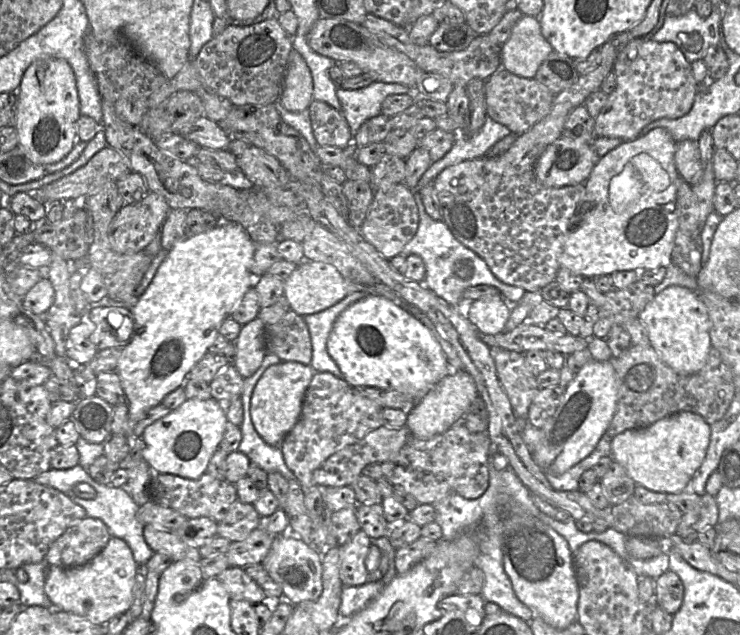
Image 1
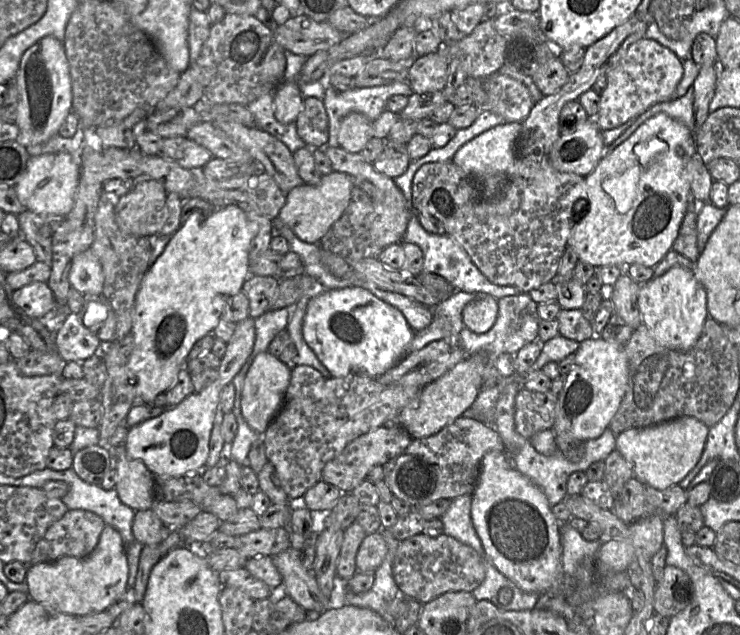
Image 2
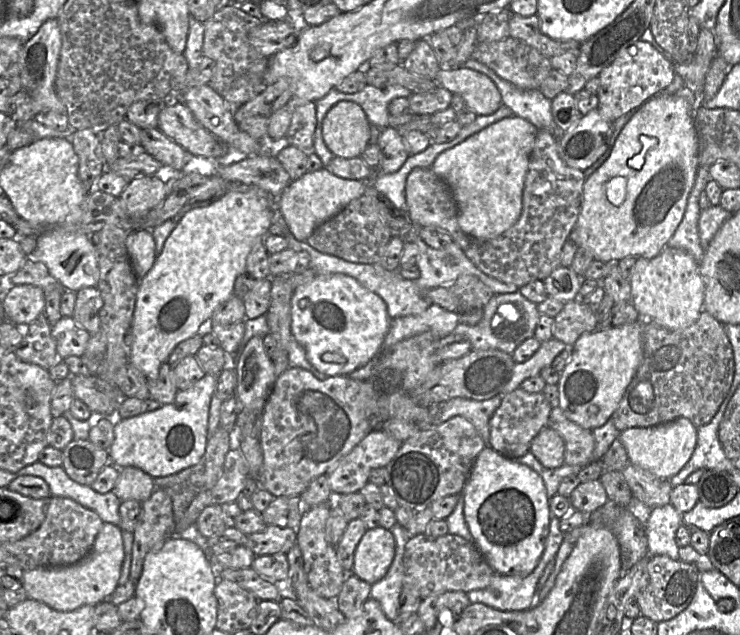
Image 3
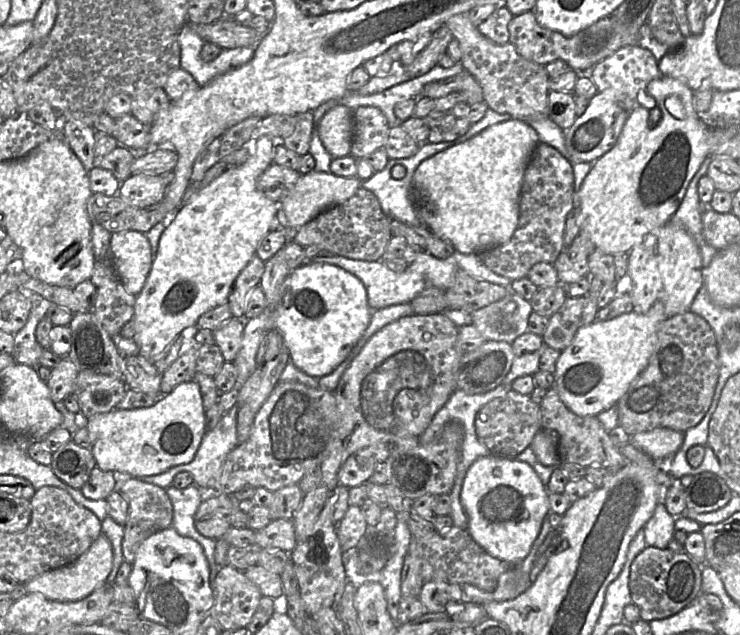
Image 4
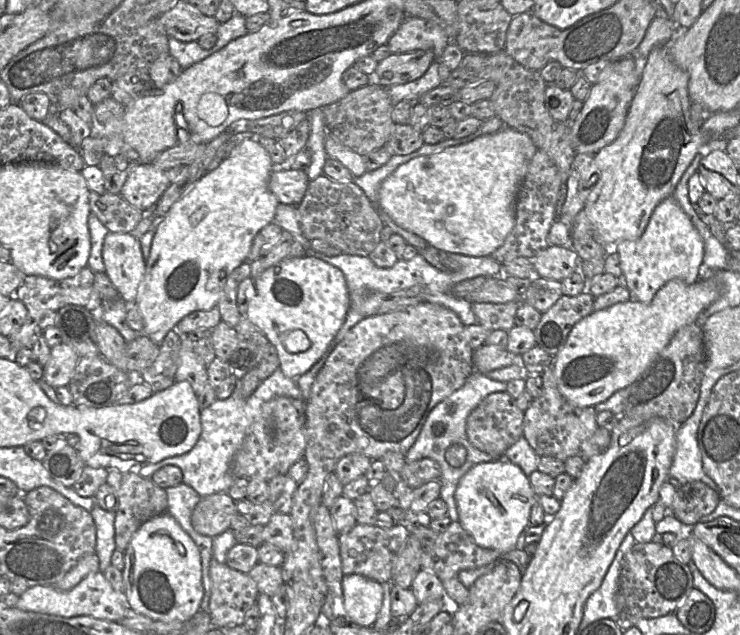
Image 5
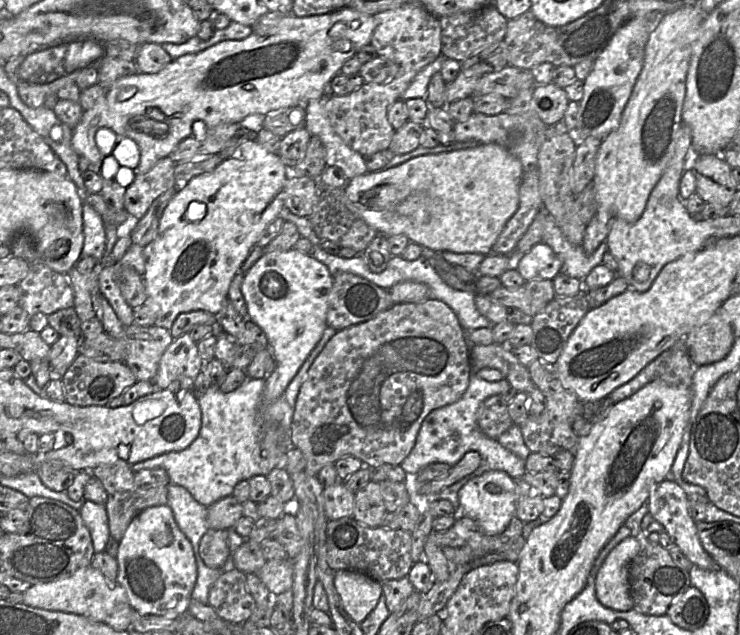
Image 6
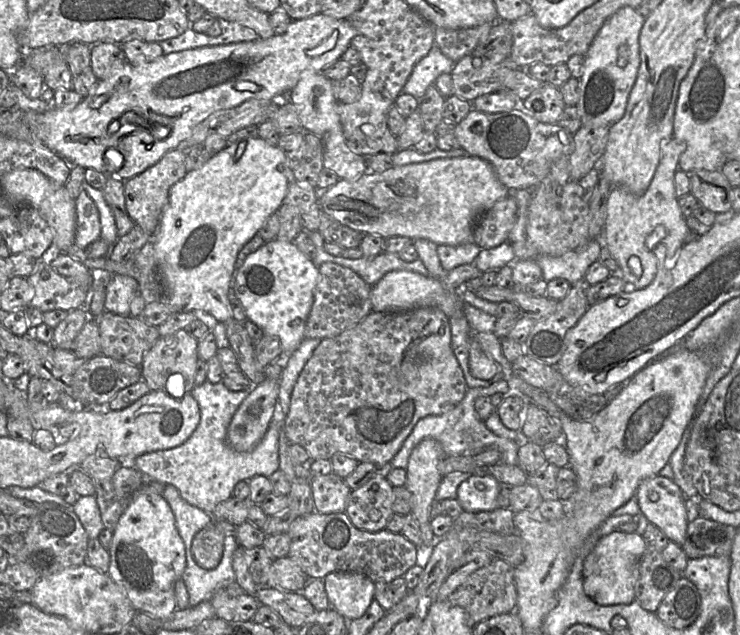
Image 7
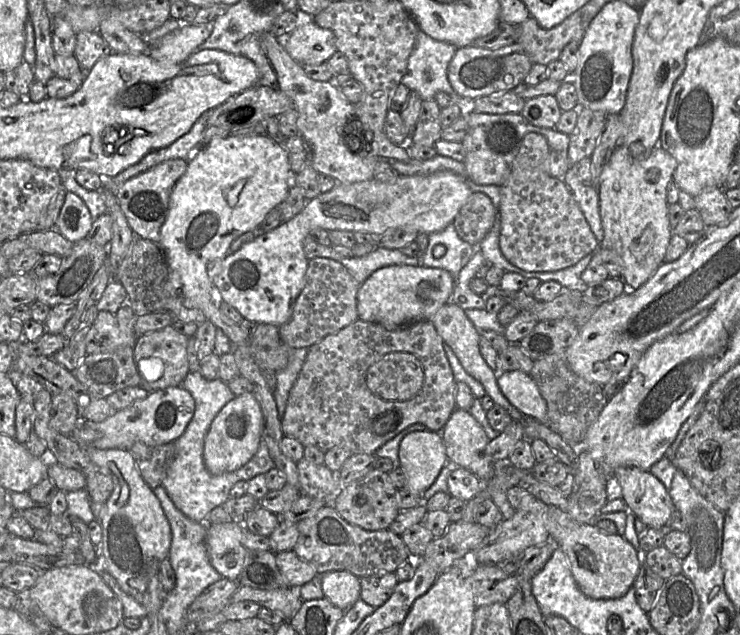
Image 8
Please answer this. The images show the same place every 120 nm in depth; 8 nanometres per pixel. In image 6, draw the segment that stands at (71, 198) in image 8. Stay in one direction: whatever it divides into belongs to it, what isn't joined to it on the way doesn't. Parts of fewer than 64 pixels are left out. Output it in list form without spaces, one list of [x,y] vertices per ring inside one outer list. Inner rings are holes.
[[[86,201],[83,202],[83,232],[82,257],[91,256],[99,262],[106,247],[105,225],[98,212]]]

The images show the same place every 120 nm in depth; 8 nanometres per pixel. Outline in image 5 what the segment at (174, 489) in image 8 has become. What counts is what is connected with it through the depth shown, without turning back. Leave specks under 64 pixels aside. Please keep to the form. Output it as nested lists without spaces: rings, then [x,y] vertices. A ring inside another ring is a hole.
[[[277,369],[270,377],[261,382],[256,391],[248,398],[240,396],[241,380],[231,397],[225,400],[217,399],[212,405],[201,411],[202,433],[195,447],[186,454],[166,458],[158,463],[143,466],[138,475],[146,478],[160,468],[168,465],[177,466],[183,473],[183,483],[196,490],[201,497],[218,492],[228,492],[236,477],[231,473],[231,461],[242,446],[251,426],[259,419],[262,406],[279,396],[292,399],[303,399],[296,379],[288,378],[281,369]]]

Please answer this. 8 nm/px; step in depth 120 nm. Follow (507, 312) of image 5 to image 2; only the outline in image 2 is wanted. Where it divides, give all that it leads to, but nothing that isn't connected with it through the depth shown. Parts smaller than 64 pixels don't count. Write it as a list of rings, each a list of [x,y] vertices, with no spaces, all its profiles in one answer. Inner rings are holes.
[[[528,293],[515,296],[505,296],[498,301],[498,315],[492,328],[483,334],[477,334],[464,327],[460,334],[458,345],[468,354],[473,355],[480,351],[489,353],[490,362],[496,364],[497,358],[503,354],[516,354],[526,344],[538,340],[540,318],[537,306]]]

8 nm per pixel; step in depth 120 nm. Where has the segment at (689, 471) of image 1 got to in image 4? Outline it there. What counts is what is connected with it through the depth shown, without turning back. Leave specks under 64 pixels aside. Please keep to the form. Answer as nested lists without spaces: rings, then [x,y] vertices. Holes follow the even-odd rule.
[[[656,428],[630,436],[630,443],[661,463],[671,457],[682,445],[684,432],[670,428]]]

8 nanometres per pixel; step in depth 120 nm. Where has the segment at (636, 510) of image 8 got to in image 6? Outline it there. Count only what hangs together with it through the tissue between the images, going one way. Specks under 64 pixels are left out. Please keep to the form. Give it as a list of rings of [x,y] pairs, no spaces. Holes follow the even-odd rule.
[[[663,480],[655,485],[647,500],[648,513],[653,519],[663,525],[664,530],[671,537],[673,543],[677,545],[682,553],[694,564],[706,570],[717,570],[719,565],[703,548],[696,523],[690,516],[686,493],[675,481]]]

